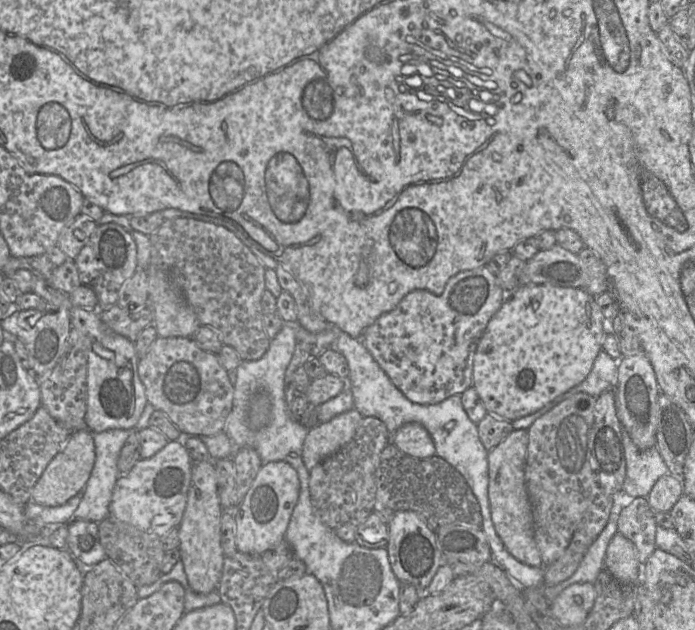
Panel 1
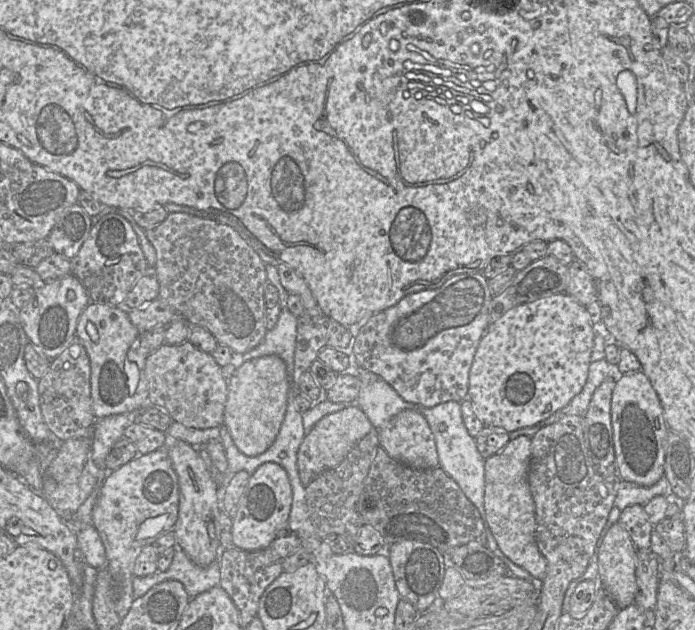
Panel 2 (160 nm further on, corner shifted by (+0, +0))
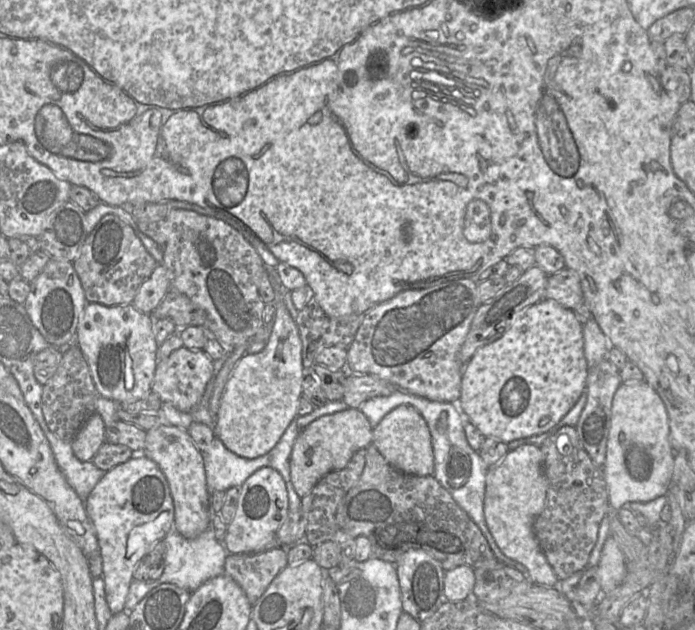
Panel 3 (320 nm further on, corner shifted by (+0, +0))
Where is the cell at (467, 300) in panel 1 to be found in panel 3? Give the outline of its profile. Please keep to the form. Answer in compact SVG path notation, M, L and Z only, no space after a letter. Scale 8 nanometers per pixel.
M469 278L451 279L423 289L402 291L363 314L354 340L347 347L346 368L358 376L376 375L396 388L432 401L459 400L465 366L459 361L458 354L480 306L478 282Z

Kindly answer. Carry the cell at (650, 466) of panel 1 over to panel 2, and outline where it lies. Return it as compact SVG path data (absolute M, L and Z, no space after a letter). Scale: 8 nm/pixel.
M664 475L650 486L641 486L632 482L617 480L614 506L622 511L630 505L645 505L655 496L667 496L669 492L670 485Z

